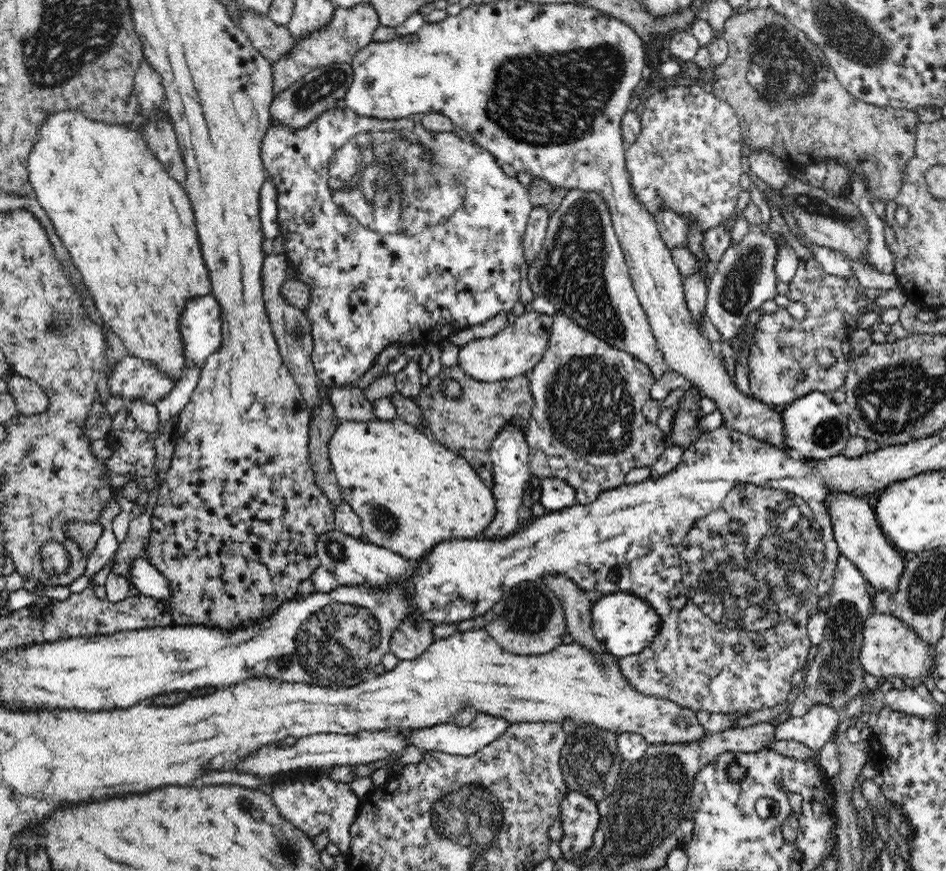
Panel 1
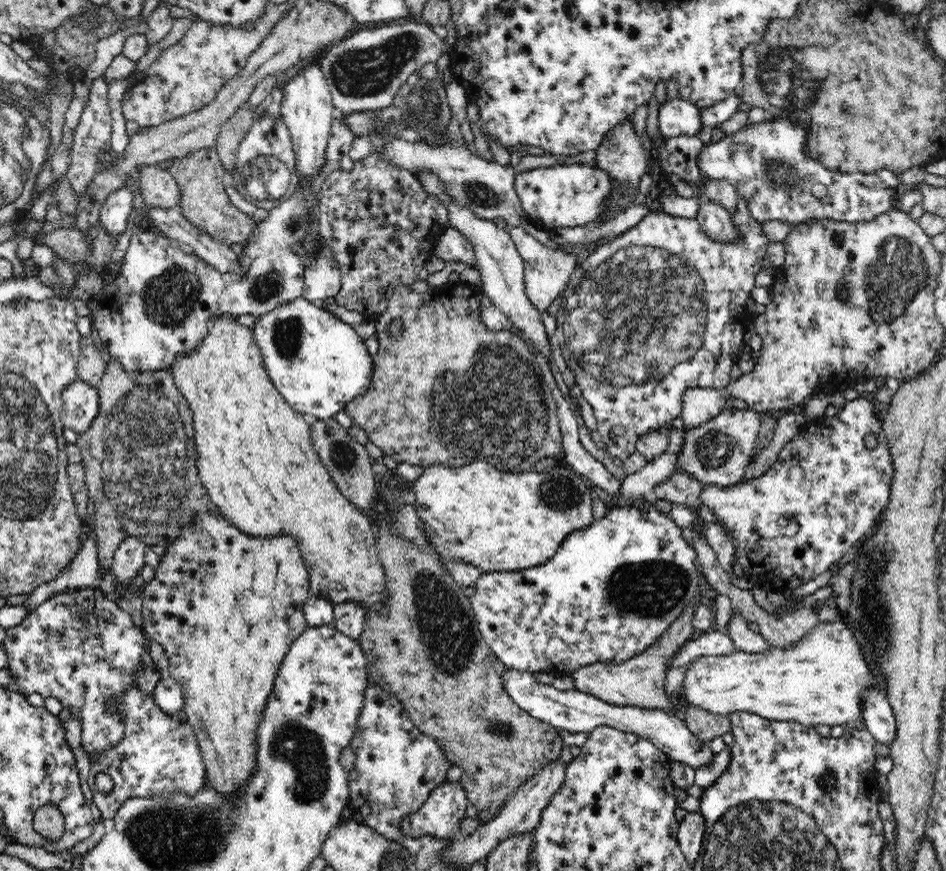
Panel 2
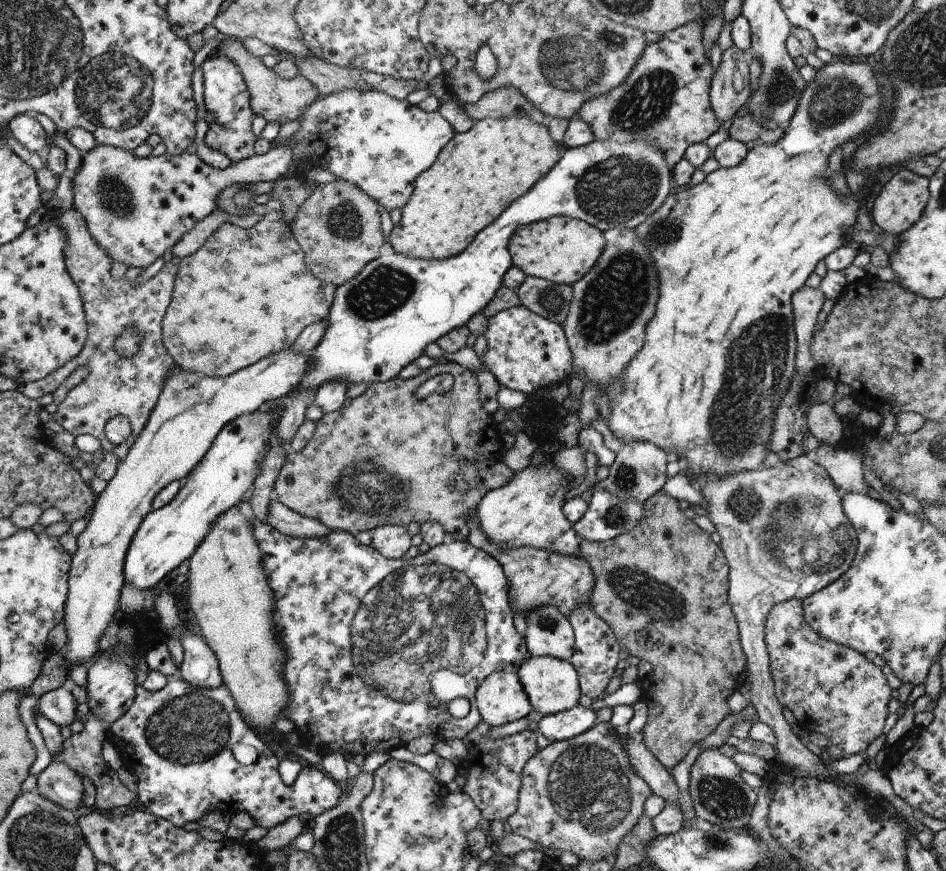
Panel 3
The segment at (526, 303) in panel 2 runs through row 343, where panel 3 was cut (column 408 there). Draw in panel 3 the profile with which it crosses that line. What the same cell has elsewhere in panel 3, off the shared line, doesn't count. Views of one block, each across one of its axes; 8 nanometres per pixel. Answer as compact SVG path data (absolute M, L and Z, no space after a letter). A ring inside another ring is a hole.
M384 524L371 532L371 546L384 555L384 558L400 559L410 546L411 536L407 527Z

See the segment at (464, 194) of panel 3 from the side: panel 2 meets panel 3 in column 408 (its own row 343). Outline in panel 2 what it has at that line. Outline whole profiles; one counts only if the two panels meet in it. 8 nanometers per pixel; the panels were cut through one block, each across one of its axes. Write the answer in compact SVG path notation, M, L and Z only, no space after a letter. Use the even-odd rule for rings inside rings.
M220 315L214 317L210 322L208 336L197 344L197 347L189 355L178 355L171 364L175 385L180 393L184 395L193 412L194 442L196 445L196 466L200 482L206 487L207 494L214 507L220 509L225 520L230 521L238 530L244 532L250 538L276 538L289 536L298 543L298 549L302 553L303 563L309 574L309 595L320 597L330 601L332 604L340 604L346 601L354 601L364 605L366 610L385 611L385 570L378 556L376 543L376 532L368 514L358 510L339 490L326 467L322 464L316 449L310 439L310 420L307 416L298 412L277 392L277 388L270 380L265 369L263 358L256 343L252 328L242 326L232 315Z

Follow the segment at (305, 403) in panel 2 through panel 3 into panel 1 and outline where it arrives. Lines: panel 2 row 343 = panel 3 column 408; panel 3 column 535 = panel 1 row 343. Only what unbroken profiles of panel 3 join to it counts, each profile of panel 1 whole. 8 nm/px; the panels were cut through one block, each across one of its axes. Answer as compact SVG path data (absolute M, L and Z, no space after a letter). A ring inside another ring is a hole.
M212 294L189 302L180 318L184 355L188 366L201 368L206 358L222 346L222 309Z

